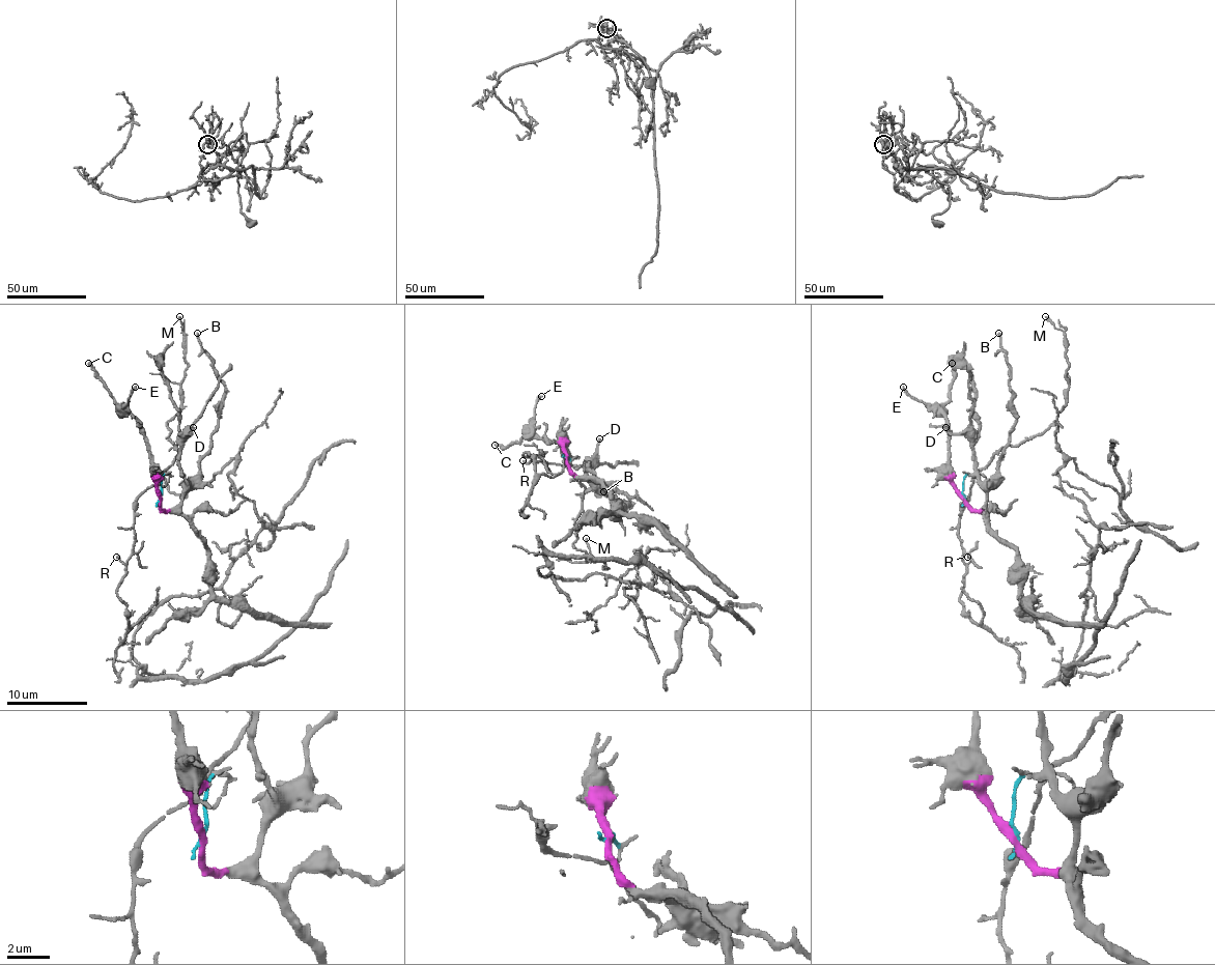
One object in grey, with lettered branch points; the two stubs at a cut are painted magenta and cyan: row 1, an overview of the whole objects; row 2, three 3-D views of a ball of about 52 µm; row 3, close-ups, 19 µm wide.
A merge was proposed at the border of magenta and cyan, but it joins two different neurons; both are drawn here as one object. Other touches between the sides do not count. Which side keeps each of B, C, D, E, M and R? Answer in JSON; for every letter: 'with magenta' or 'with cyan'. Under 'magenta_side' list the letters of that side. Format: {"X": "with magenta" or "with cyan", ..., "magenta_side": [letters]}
{"B": "with magenta", "C": "with magenta", "D": "with magenta", "E": "with magenta", "M": "with cyan", "R": "with cyan", "magenta_side": ["B", "C", "D", "E"]}

